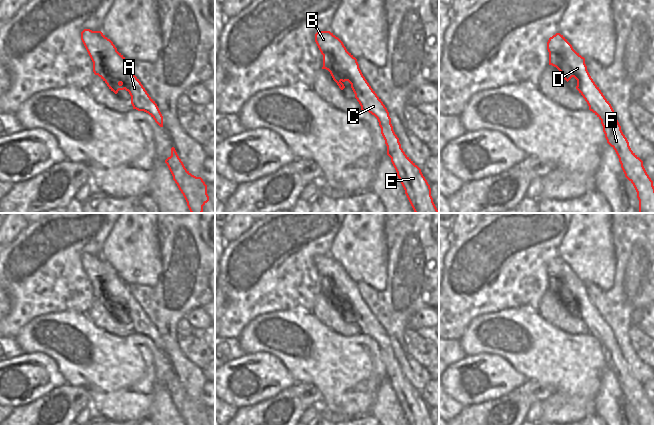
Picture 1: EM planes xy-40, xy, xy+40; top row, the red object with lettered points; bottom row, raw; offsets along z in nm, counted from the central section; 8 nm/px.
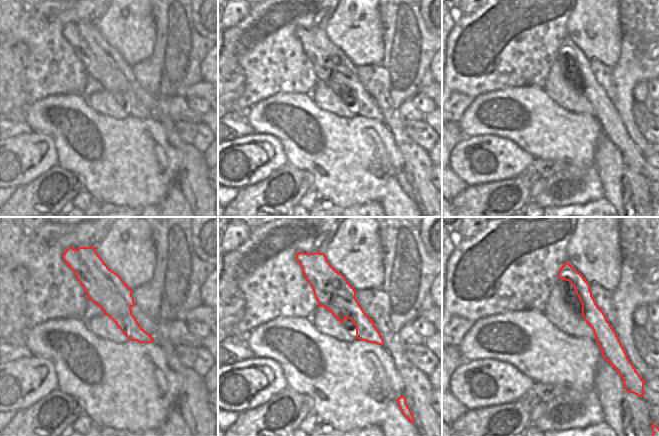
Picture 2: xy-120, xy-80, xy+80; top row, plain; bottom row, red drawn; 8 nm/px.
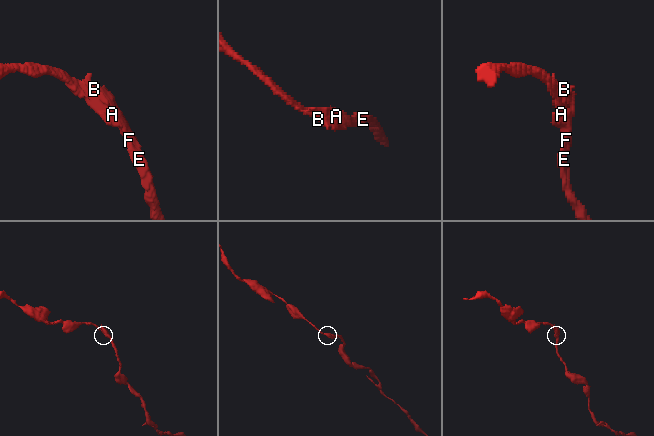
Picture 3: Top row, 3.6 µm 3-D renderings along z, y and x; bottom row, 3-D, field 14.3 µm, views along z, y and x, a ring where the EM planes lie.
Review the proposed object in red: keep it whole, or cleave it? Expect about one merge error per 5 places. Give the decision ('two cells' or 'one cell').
one cell

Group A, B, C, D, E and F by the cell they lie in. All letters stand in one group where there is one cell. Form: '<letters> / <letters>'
A B C D E F

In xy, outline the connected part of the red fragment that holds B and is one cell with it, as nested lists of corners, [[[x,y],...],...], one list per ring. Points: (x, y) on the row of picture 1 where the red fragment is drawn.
[[[318,31],[315,34],[315,42],[323,55],[323,67],[330,72],[333,80],[339,88],[345,88],[344,82],[348,81],[355,94],[355,98],[359,102],[362,111],[368,111],[374,115],[381,128],[381,134],[387,146],[387,155],[391,158],[391,162],[397,172],[397,176],[405,190],[405,194],[415,213],[439,213],[433,198],[431,196],[431,188],[427,180],[423,176],[421,169],[405,154],[401,148],[399,138],[393,130],[389,112],[375,91],[371,88],[365,77],[363,76],[357,59],[347,51],[343,42],[330,31]]]

